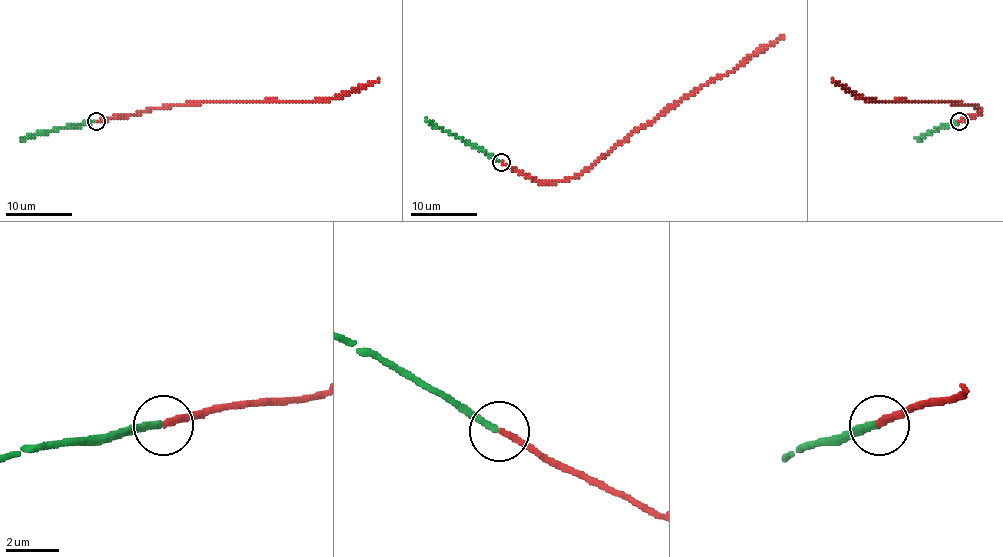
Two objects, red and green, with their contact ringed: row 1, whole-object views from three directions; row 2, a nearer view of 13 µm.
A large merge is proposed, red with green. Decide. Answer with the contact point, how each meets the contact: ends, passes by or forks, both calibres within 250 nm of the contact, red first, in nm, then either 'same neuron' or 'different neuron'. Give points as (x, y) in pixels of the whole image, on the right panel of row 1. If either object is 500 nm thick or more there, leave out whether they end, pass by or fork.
(959, 121) | red ends | green ends | 240/240 nm | same neuron

